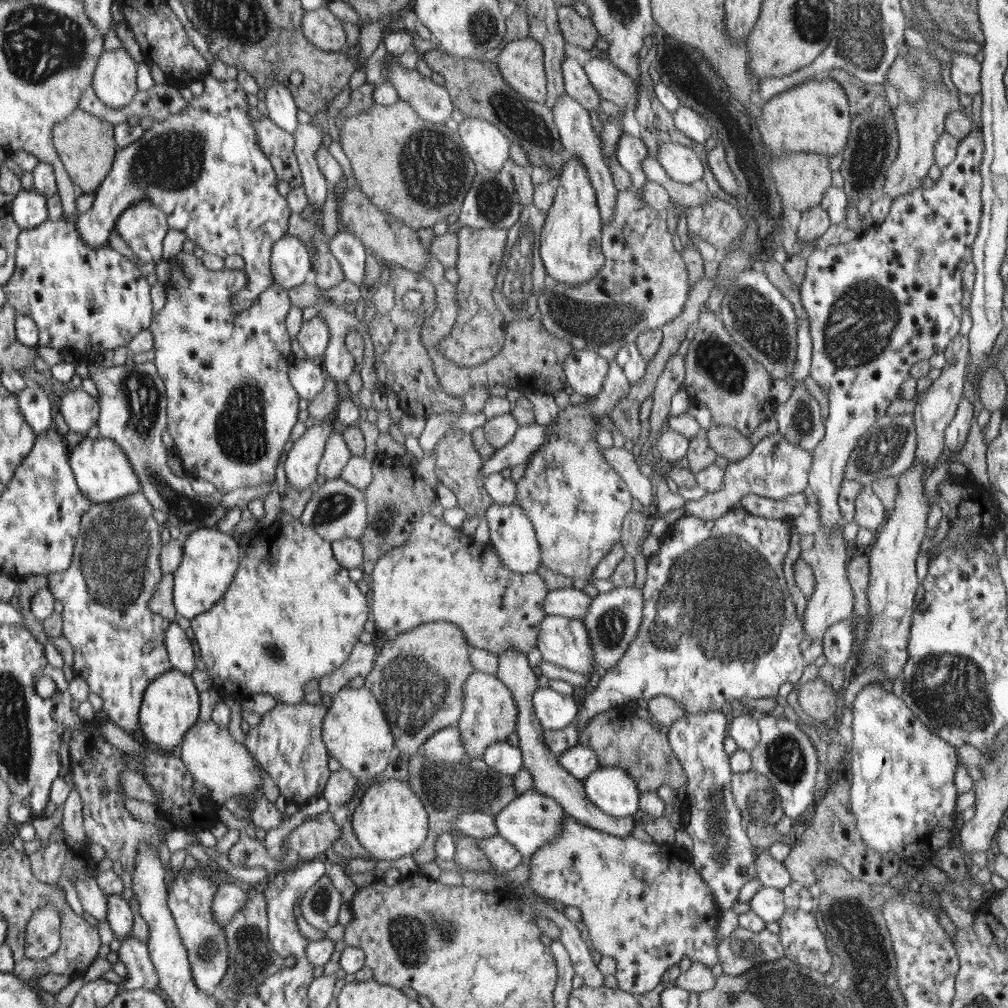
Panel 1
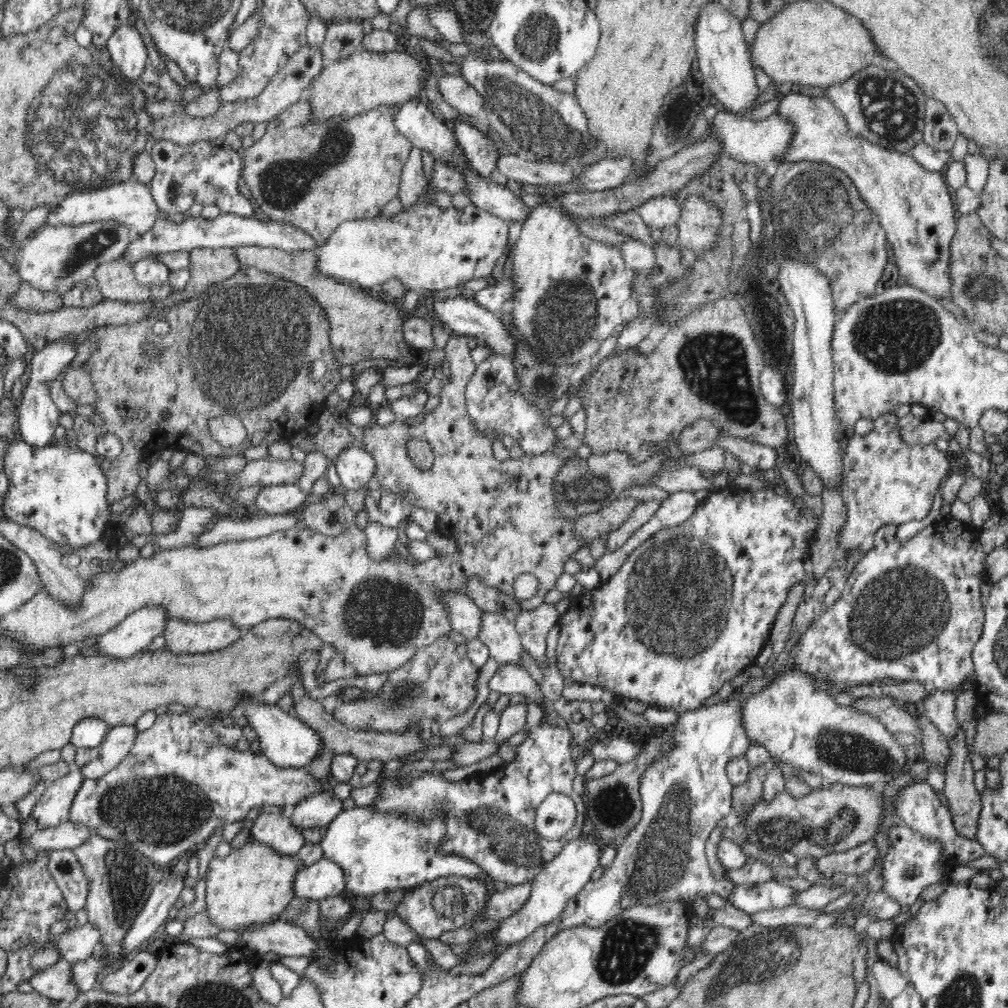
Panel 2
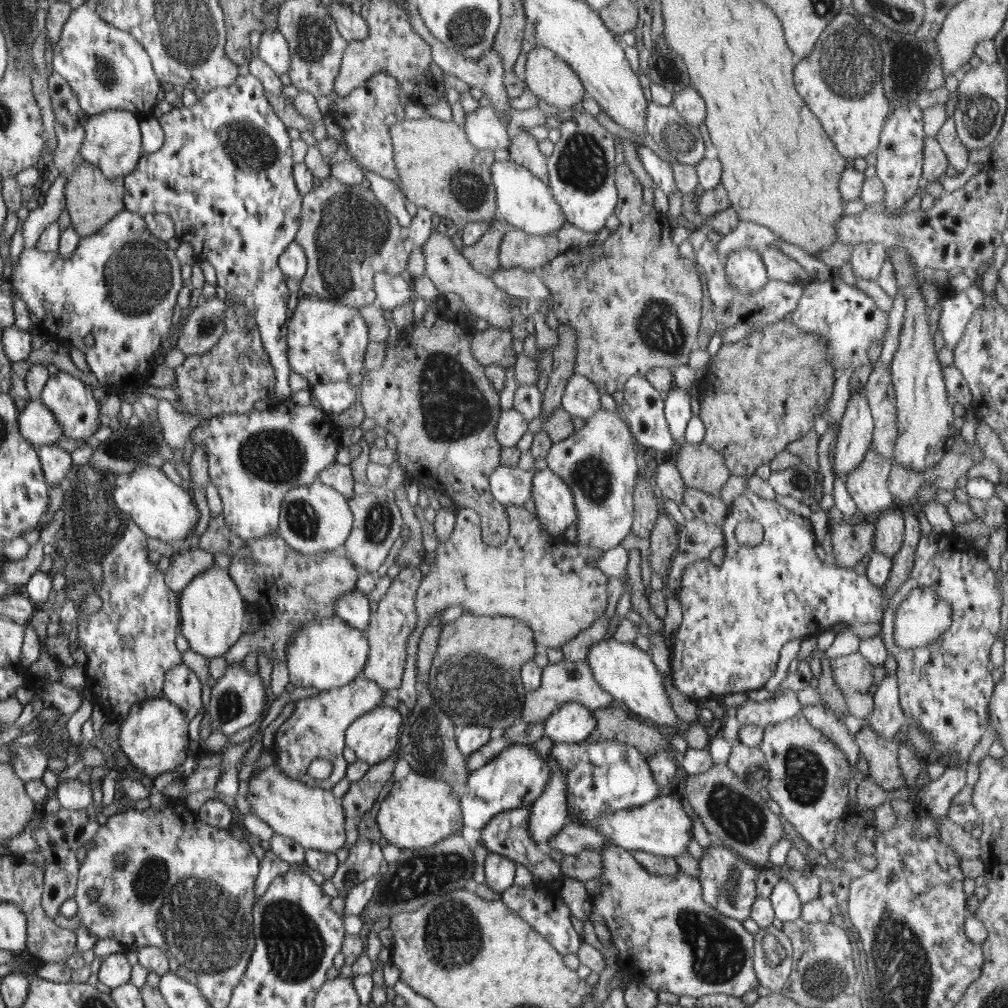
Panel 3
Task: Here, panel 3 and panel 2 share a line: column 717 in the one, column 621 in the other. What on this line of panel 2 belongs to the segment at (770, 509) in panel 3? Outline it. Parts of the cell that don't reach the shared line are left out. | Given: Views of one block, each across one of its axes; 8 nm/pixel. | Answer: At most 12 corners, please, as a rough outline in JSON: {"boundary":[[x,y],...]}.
{"boundary":[[711,490],[558,622],[564,679],[680,714],[754,663],[820,518]]}

